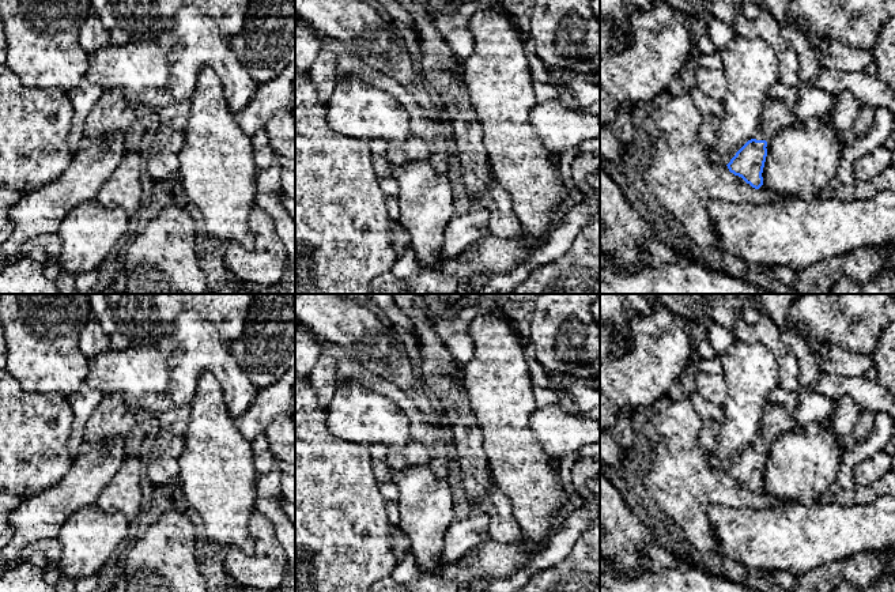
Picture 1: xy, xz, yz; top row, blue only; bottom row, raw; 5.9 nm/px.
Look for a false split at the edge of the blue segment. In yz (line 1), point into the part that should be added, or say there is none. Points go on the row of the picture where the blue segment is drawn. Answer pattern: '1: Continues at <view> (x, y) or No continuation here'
1: Continues at yz (775, 114)

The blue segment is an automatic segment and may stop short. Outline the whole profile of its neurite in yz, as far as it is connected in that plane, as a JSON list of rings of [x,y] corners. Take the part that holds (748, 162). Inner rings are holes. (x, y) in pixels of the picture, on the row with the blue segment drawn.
[[[767,99],[762,108],[760,125],[726,165],[729,171],[741,177],[752,188],[763,185],[763,167],[767,157],[767,142],[782,128],[794,125],[796,106],[781,99]]]

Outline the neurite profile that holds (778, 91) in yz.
[[[778,82],[774,86],[771,86],[767,94],[767,99],[781,99],[796,106],[798,102],[798,95],[800,95],[798,84],[794,87],[788,87]]]

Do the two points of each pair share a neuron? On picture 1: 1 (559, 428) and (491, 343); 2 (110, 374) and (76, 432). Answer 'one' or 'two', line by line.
1: two
2: two

